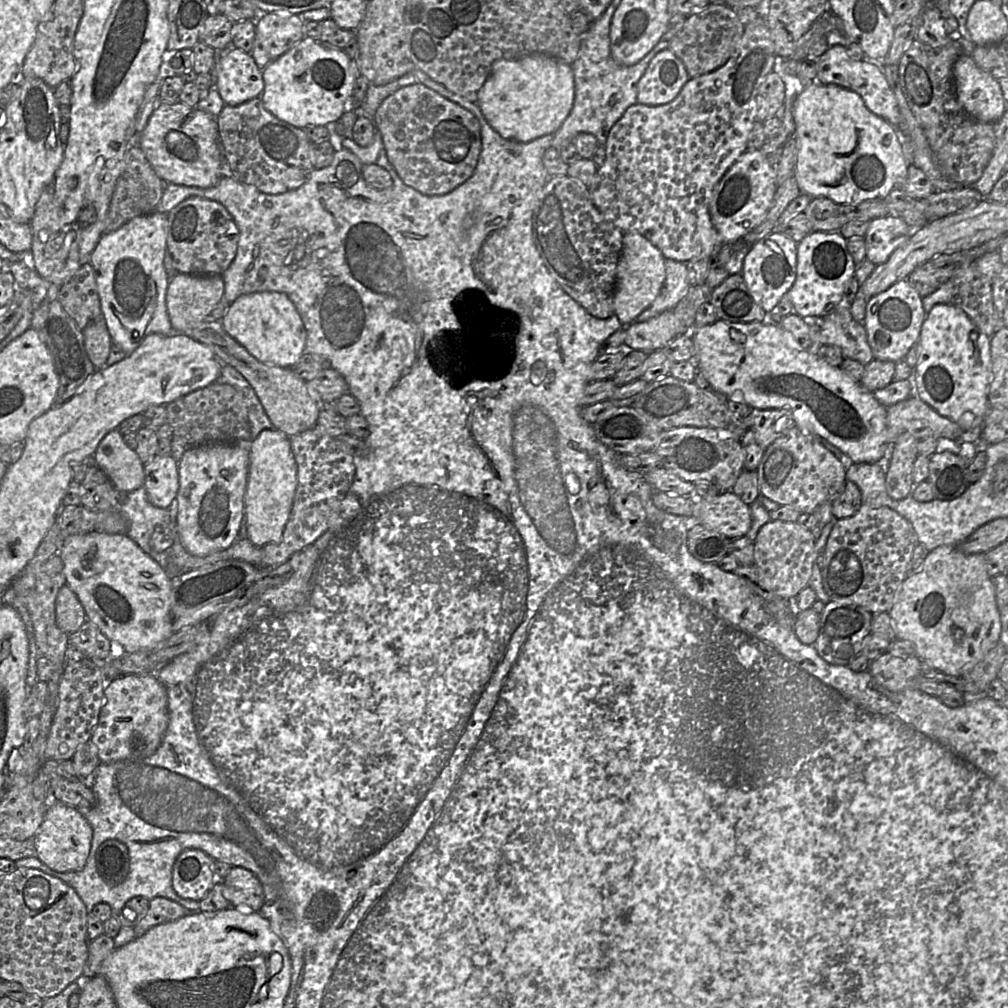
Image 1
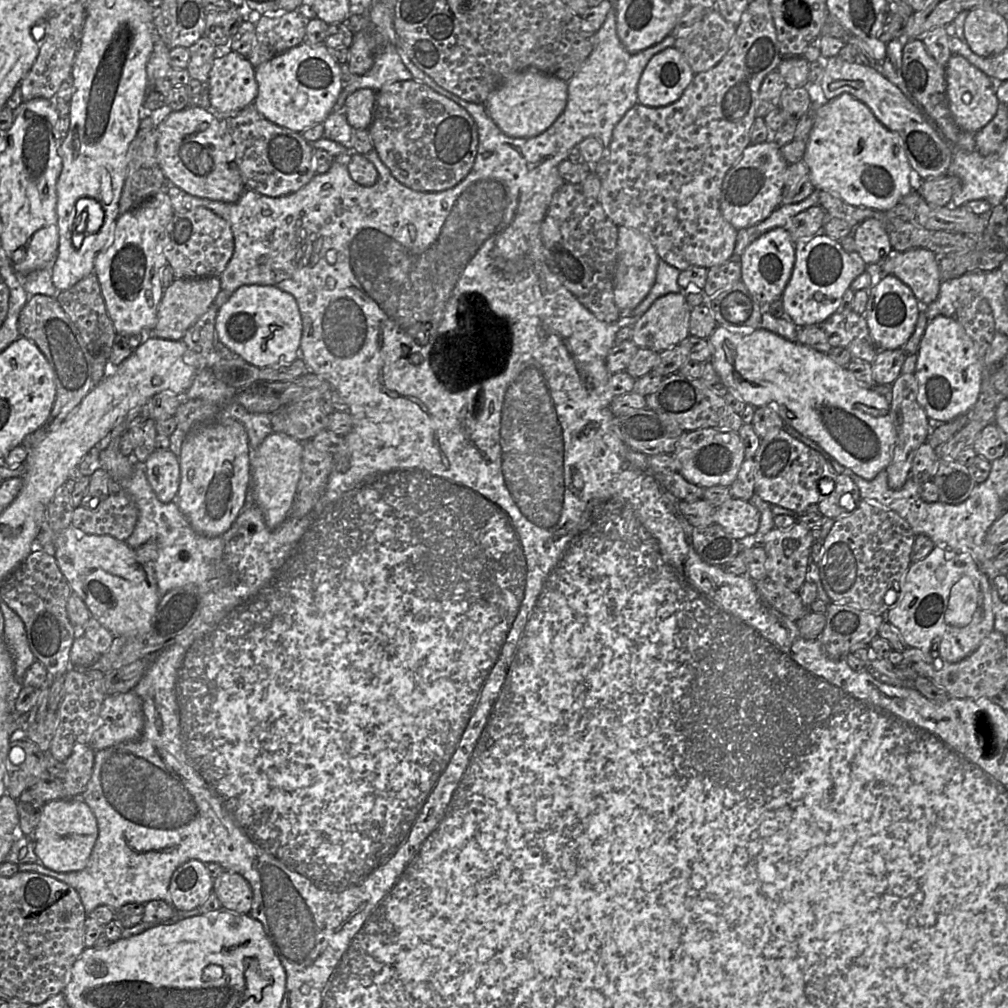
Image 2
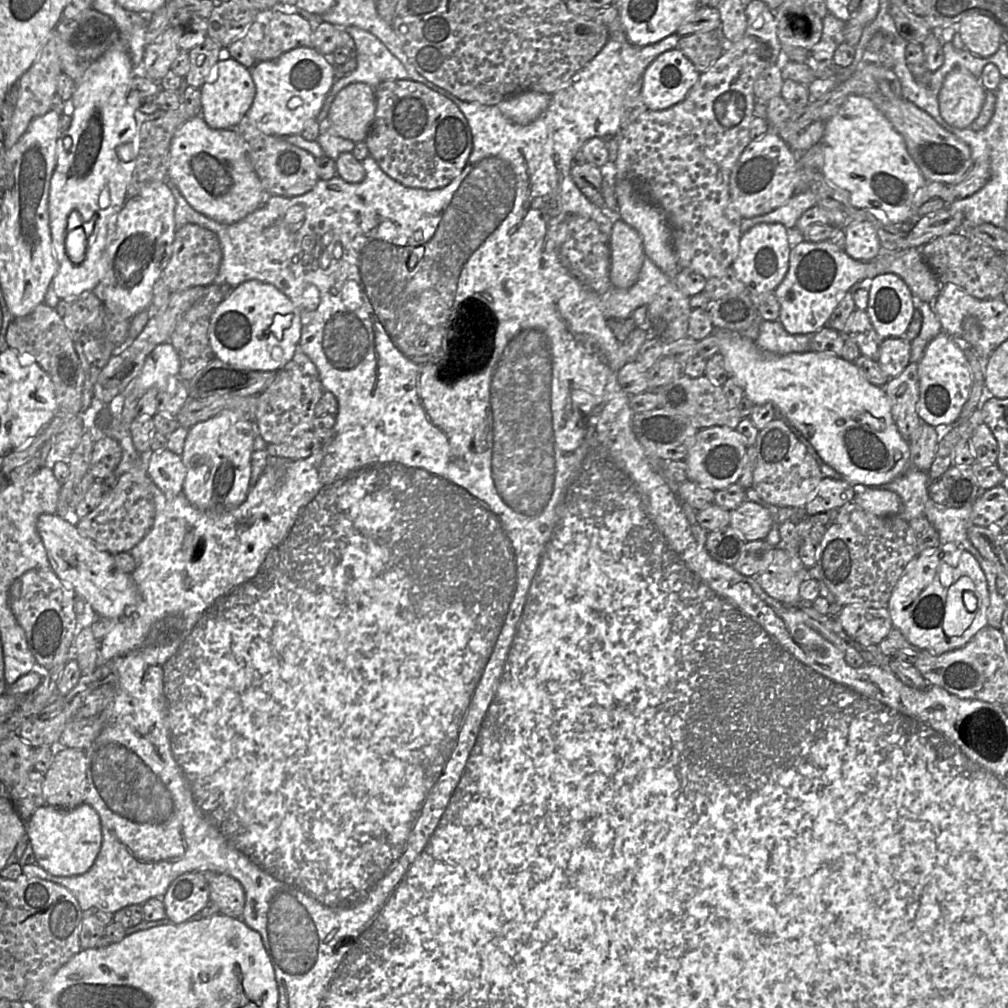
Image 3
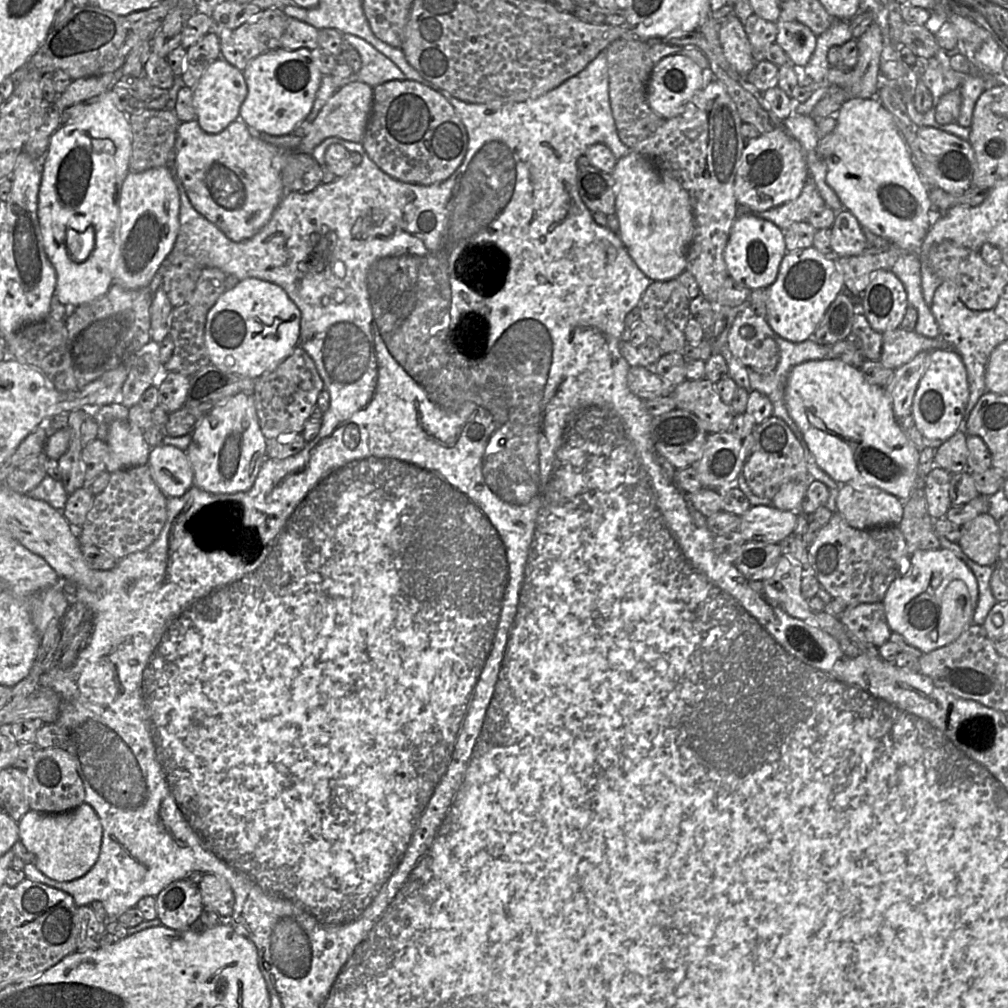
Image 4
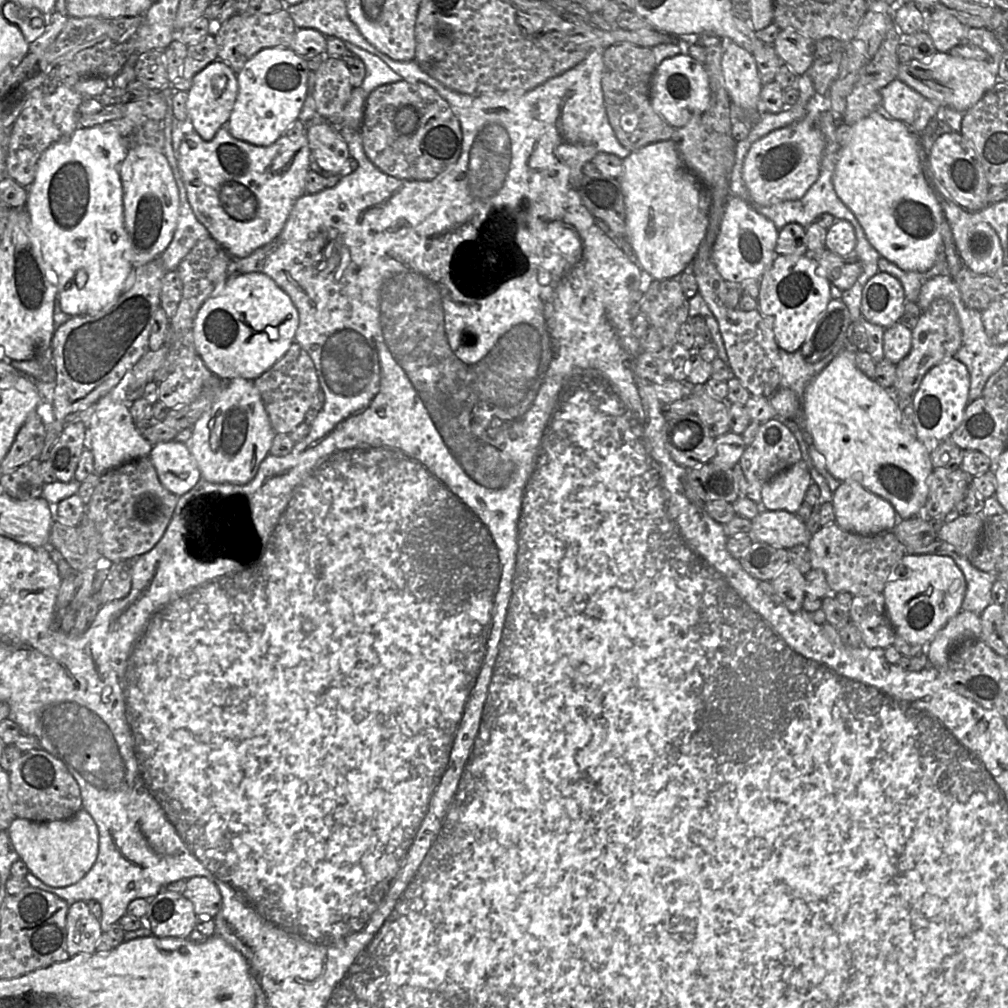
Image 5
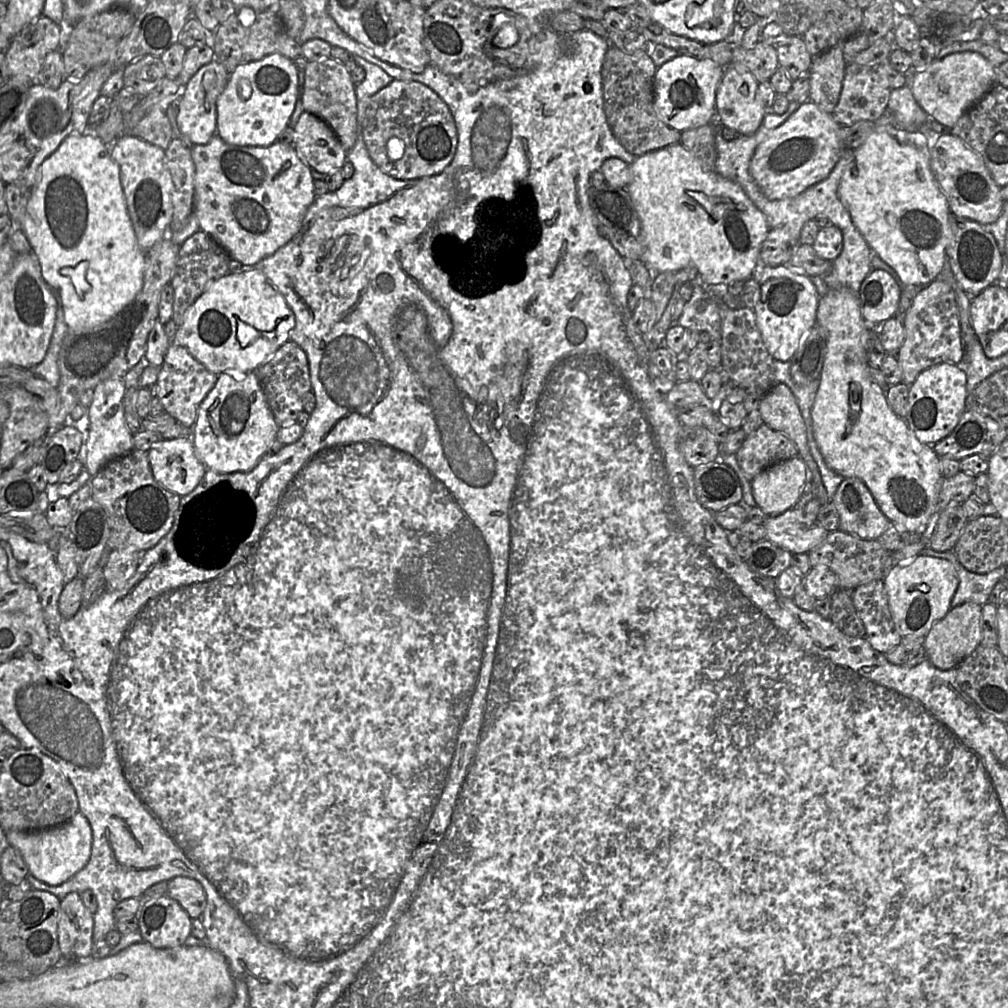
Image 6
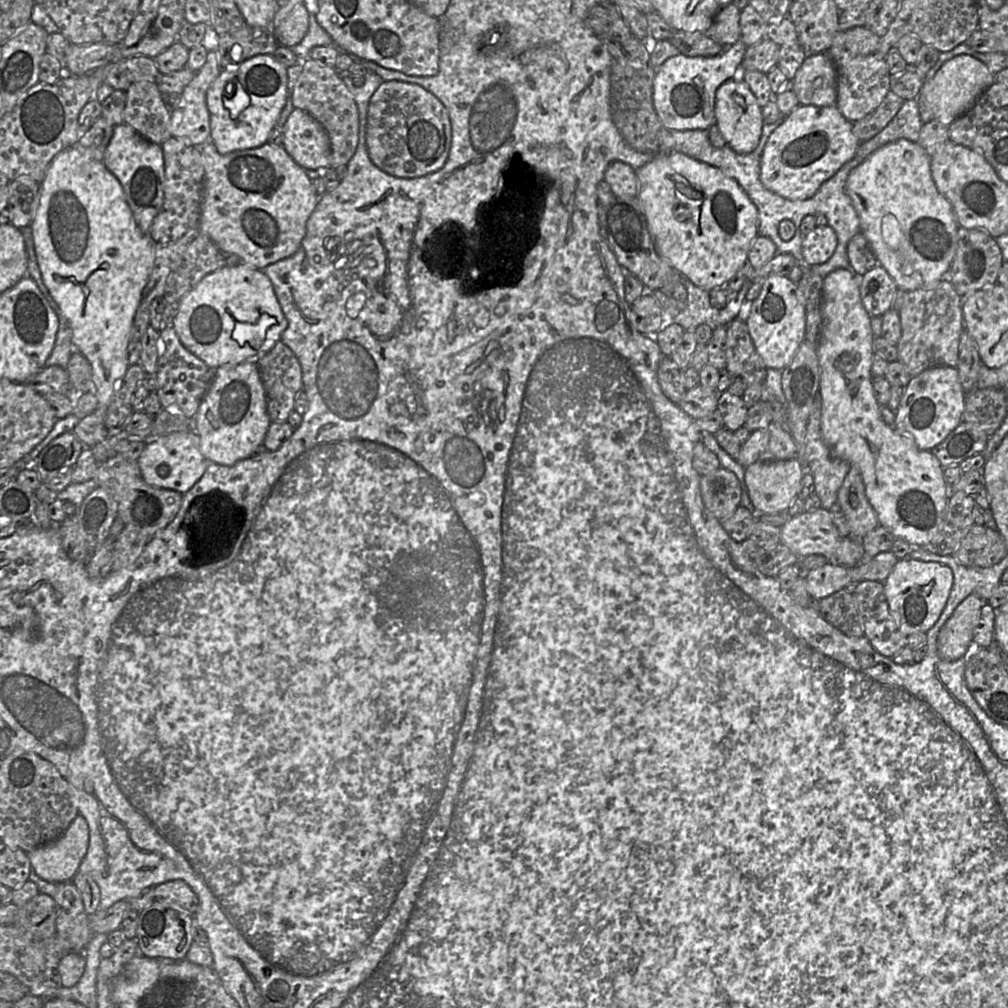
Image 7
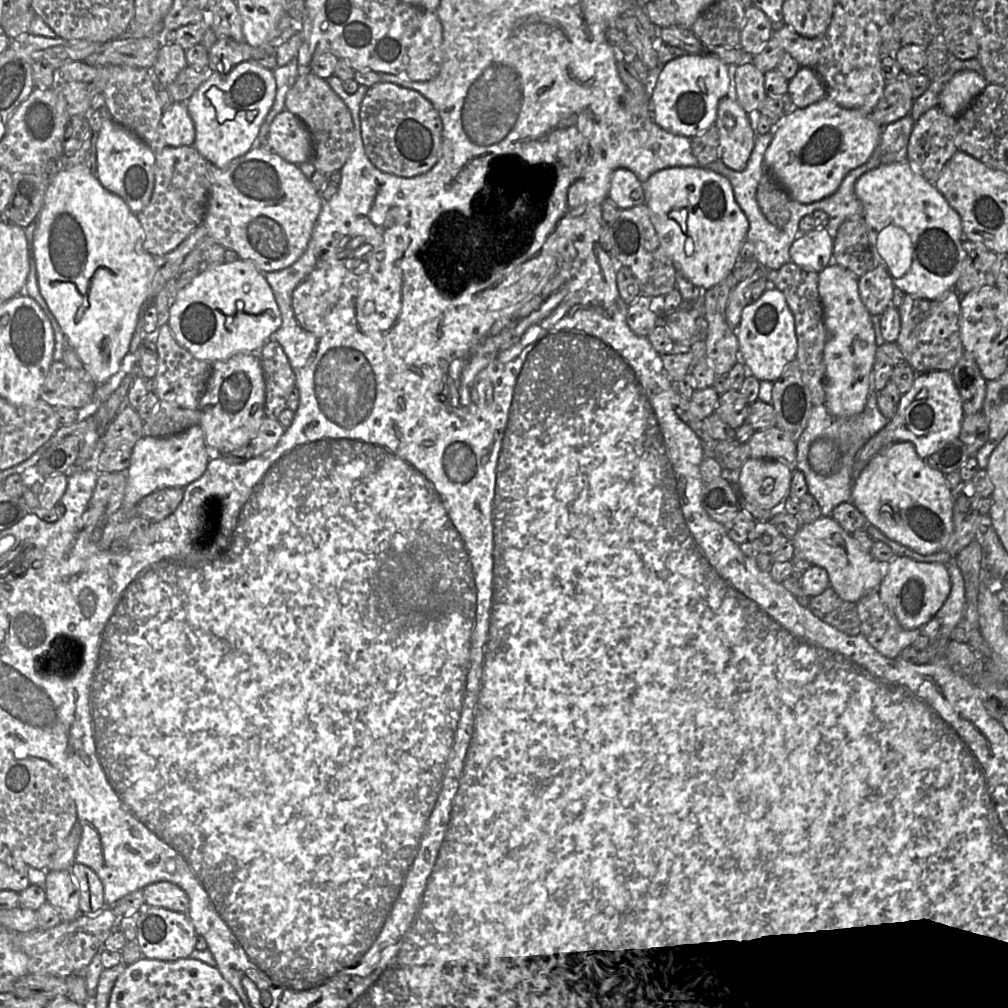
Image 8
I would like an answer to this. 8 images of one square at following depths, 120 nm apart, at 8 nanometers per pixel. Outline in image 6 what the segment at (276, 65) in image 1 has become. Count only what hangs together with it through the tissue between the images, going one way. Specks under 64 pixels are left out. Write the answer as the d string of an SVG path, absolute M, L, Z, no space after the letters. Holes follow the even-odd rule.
M272 53L259 61L239 65L216 101L216 135L230 145L270 146L288 127L297 100L298 75L292 60Z

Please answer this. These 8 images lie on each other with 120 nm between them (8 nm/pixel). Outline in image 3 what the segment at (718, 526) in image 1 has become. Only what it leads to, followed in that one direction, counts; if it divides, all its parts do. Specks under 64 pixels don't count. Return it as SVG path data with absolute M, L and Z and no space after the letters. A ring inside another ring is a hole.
M746 499L730 511L730 525L746 542L764 540L770 532L774 518L771 512L756 502Z

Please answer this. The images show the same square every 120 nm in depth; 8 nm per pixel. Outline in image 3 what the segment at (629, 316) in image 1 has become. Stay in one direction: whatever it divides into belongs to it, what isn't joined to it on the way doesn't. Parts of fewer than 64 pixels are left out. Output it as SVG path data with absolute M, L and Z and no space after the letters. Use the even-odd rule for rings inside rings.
M615 217L610 235L612 287L630 288L638 280L646 258L641 235L619 217Z

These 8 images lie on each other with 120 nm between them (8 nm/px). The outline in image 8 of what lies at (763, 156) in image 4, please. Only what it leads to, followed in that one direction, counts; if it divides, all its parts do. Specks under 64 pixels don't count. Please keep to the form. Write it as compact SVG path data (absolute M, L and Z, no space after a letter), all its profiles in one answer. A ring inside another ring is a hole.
M823 98L796 109L778 126L764 155L765 168L791 199L810 204L834 194L850 171L869 160L881 131L870 113L843 108Z

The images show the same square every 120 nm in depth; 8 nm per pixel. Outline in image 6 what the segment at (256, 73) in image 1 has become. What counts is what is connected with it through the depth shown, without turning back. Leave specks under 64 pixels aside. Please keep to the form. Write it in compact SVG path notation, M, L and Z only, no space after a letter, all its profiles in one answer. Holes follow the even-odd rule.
M215 58L202 66L182 88L182 101L179 106L176 122L181 135L191 145L205 145L217 131L216 101L229 80L226 68Z

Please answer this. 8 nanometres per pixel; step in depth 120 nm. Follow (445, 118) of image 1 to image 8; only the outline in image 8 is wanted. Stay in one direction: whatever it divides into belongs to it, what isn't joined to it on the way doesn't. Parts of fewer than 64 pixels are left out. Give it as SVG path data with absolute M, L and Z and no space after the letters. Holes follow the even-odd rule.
M377 83L368 89L359 118L366 155L380 171L412 178L428 172L437 163L442 120L431 102L419 92L392 83Z

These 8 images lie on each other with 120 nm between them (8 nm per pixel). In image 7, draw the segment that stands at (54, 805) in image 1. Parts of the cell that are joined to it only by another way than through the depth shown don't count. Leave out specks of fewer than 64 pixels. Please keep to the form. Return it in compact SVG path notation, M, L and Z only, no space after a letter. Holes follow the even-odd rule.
M78 814L64 833L52 842L27 853L35 873L51 883L72 882L87 853L89 828Z

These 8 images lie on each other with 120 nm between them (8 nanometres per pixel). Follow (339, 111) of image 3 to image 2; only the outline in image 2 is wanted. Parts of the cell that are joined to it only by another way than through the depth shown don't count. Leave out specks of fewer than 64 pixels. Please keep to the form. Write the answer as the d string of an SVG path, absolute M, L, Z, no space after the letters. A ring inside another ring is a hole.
M369 88L358 89L345 100L344 114L355 129L368 129L374 116L376 92Z

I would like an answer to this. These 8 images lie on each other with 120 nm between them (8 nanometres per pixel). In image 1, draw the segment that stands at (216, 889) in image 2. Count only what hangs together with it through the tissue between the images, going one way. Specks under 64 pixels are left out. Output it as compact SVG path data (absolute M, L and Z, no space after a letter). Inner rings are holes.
M232 866L228 875L224 879L217 879L217 880L222 880L223 896L229 901L229 903L231 905L230 907L235 907L235 908L242 909L242 910L253 910L254 912L259 912L261 910L263 903L264 903L264 891L263 891L261 882L259 881L259 879L256 877L256 875L253 872L251 872L248 869L242 868L242 867Z

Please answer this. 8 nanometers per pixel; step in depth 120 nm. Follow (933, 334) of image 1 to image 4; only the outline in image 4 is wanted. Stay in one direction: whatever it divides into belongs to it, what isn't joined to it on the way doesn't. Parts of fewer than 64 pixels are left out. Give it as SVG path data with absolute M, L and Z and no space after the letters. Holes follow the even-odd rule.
M934 349L923 373L912 403L917 428L927 440L946 441L962 428L964 410L969 399L969 383L965 365L955 350Z

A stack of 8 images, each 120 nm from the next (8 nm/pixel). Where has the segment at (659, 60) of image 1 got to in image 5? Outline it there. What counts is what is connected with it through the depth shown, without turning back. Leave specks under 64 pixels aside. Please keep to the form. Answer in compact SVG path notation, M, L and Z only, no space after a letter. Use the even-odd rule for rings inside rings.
M689 54L667 58L656 67L651 83L651 104L675 129L684 127L693 114L703 114L709 101L710 86L706 68Z

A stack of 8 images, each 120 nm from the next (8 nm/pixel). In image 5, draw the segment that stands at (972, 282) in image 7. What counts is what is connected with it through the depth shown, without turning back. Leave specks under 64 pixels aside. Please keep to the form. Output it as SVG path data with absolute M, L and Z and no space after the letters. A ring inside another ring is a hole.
M939 196L943 216L948 220L954 242L960 259L966 267L977 274L988 274L996 271L1003 265L1003 251L996 232L985 222L973 220L972 212L968 211L954 201Z

